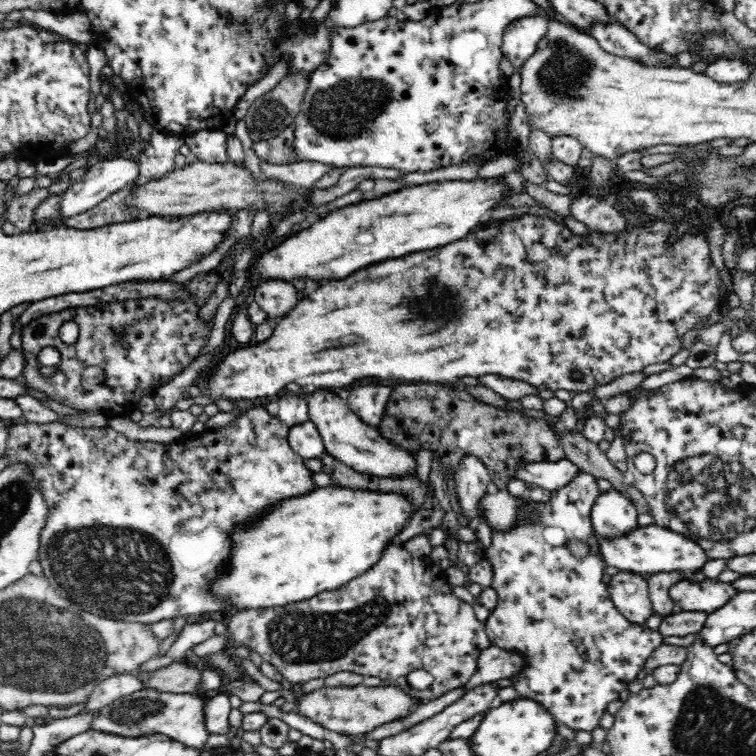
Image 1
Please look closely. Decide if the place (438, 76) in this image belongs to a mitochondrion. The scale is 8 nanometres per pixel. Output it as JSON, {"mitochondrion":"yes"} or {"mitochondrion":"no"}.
{"mitochondrion":"no"}

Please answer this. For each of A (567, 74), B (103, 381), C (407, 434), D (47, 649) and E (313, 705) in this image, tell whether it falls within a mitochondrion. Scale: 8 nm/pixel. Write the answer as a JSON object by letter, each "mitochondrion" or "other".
{"A":"mitochondrion","B":"other","C":"other","D":"mitochondrion","E":"other"}

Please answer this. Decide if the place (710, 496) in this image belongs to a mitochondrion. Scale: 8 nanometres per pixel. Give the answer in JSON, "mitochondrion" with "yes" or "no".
{"mitochondrion":"yes"}

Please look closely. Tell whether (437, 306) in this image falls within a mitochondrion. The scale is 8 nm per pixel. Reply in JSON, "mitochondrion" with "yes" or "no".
{"mitochondrion":"yes"}

